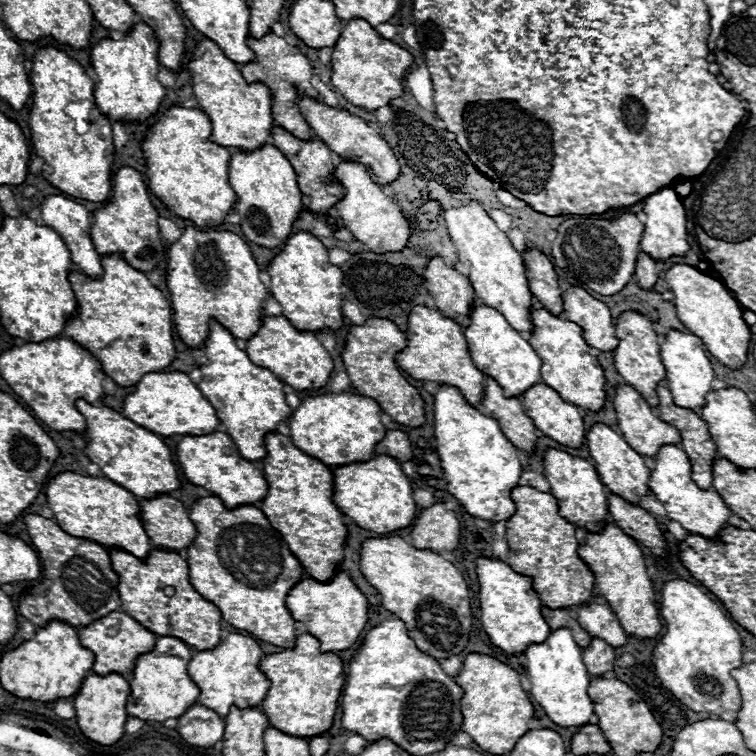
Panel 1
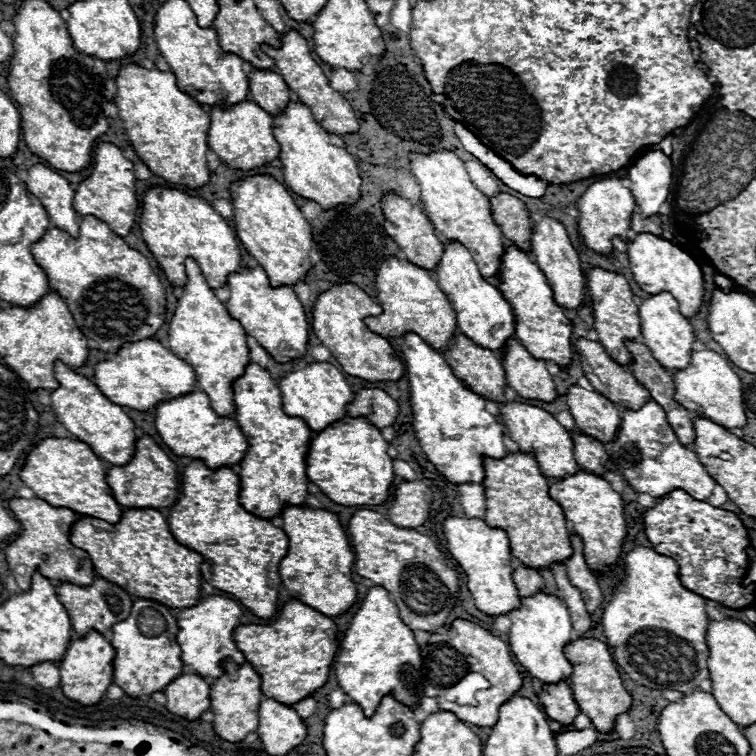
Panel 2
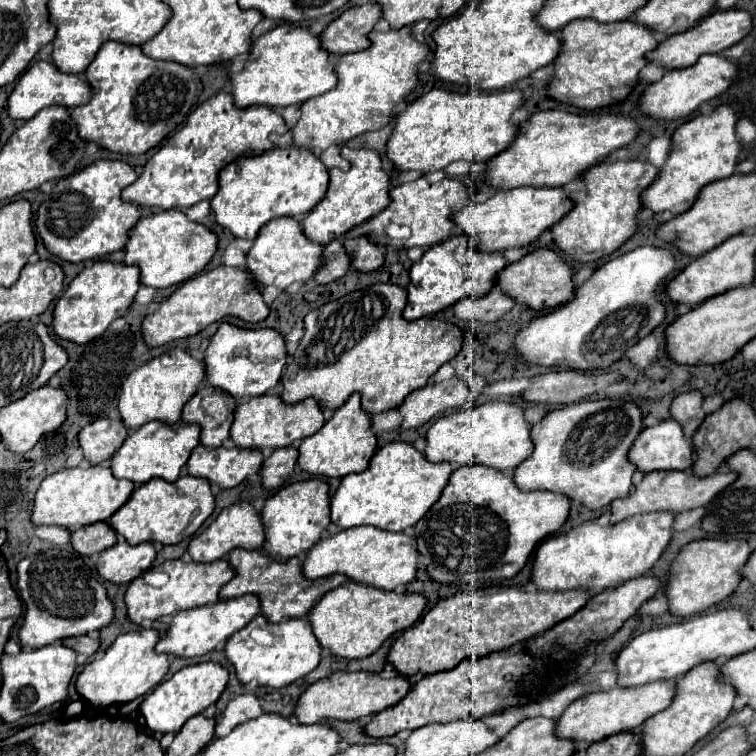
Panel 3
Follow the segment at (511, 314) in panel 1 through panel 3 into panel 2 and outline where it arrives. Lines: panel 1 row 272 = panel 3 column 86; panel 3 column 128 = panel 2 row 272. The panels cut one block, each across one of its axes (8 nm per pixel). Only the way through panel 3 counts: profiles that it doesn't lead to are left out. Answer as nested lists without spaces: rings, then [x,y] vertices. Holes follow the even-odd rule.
[[[452,150],[434,152],[410,152],[410,172],[420,184],[422,206],[434,228],[446,240],[458,240],[472,252],[476,264],[480,264],[480,274],[496,278],[500,268],[500,258],[504,252],[504,236],[490,214],[490,200],[484,196],[470,180],[462,160]]]

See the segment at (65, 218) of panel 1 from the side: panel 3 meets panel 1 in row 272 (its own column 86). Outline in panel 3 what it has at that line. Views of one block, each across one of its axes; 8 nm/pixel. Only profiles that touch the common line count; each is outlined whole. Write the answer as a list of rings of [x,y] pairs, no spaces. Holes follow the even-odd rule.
[[[42,60],[34,62],[20,78],[22,80],[18,80],[16,88],[8,96],[8,116],[12,120],[30,120],[42,108],[52,106],[52,104],[76,108],[76,106],[86,104],[86,100],[90,98],[90,88],[86,88],[86,82],[82,80],[82,76],[64,74],[58,68],[54,68],[54,64],[50,62],[42,62]]]

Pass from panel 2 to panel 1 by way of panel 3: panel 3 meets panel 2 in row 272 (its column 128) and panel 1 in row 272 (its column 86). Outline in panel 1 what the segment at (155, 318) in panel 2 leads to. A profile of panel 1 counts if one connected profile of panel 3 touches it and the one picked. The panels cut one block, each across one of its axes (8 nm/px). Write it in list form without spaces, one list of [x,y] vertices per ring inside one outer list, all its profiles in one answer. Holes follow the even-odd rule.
[[[120,252],[108,254],[100,258],[104,274],[100,278],[88,278],[86,274],[78,270],[68,272],[68,282],[72,286],[74,298],[76,298],[76,312],[72,318],[64,324],[64,336],[72,336],[72,340],[80,340],[84,348],[88,348],[102,364],[104,372],[120,386],[134,386],[140,382],[140,378],[148,372],[158,372],[160,368],[166,368],[174,356],[174,338],[172,338],[172,306],[170,300],[136,268],[132,268]],[[142,344],[148,346],[148,352],[142,352]]]

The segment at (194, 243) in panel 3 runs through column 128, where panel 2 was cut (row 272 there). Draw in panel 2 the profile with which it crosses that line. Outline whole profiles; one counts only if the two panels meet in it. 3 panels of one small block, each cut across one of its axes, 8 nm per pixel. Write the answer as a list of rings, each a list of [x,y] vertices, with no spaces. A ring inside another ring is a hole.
[[[262,266],[244,268],[242,272],[228,276],[230,298],[226,302],[228,312],[242,324],[246,334],[254,336],[258,344],[276,360],[288,362],[306,354],[308,346],[308,320],[296,292],[288,286],[270,286],[270,280]]]

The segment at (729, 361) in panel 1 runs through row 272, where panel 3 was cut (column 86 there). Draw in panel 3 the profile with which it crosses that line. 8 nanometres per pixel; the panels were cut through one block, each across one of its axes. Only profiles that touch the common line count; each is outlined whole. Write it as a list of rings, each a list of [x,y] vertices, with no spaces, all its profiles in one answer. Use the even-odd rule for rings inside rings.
[[[144,628],[140,632],[128,632],[114,640],[114,644],[104,652],[102,658],[92,660],[76,678],[76,692],[92,708],[104,708],[110,704],[132,702],[138,696],[148,694],[156,688],[164,674],[168,672],[168,656],[158,656],[154,652],[154,640],[158,640],[156,630]]]

